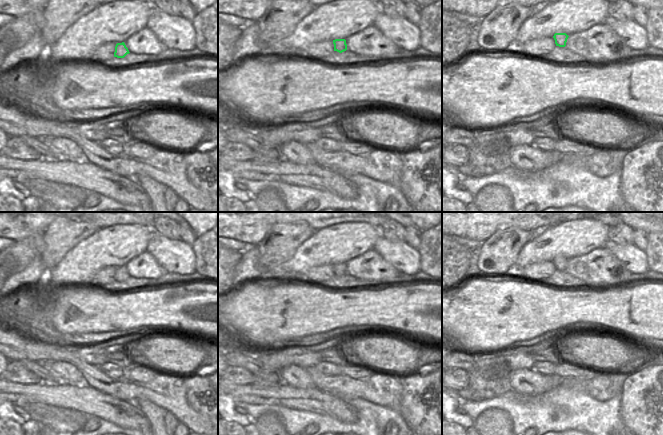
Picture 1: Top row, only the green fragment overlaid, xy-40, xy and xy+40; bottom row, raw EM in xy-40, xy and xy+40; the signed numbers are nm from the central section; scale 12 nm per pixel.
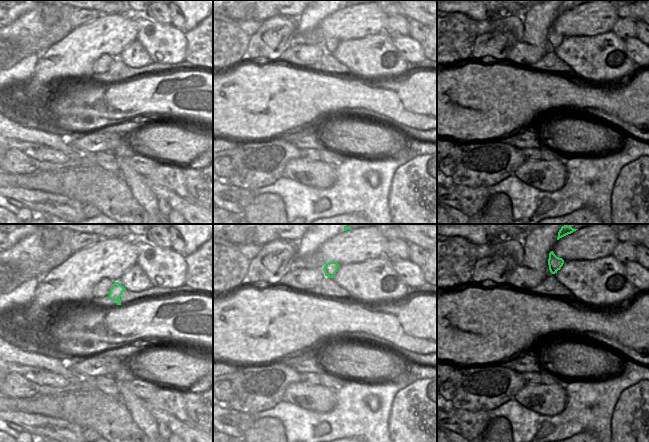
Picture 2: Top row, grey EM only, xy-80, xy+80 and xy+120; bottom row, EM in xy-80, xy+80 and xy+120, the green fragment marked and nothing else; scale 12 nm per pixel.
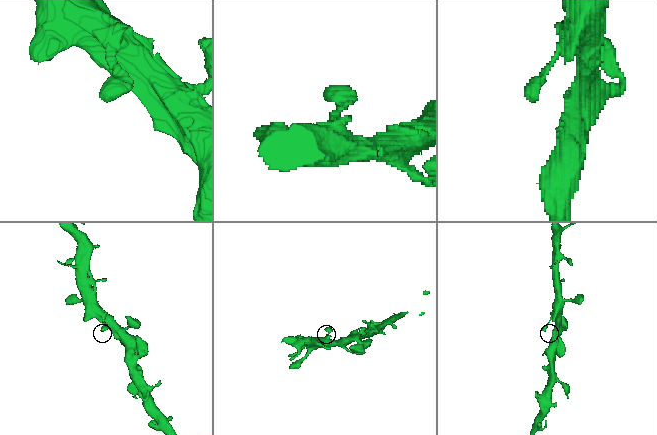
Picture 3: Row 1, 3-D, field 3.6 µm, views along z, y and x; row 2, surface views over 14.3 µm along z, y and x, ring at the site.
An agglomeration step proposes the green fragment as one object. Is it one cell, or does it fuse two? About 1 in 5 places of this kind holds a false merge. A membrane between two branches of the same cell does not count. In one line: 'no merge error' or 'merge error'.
no merge error

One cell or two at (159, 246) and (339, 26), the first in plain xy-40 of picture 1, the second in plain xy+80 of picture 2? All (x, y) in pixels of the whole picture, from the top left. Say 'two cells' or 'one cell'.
two cells

